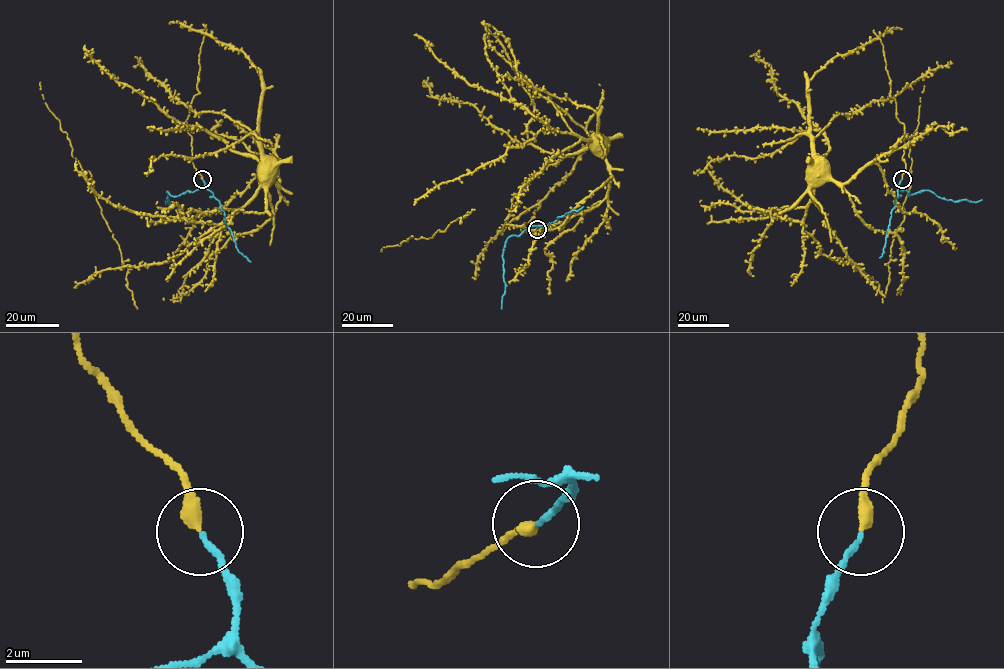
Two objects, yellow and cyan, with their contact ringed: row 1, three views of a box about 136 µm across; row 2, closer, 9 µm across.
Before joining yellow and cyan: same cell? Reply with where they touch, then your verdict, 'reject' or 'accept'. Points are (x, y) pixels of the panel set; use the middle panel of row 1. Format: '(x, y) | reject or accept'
(537, 229) | accept

